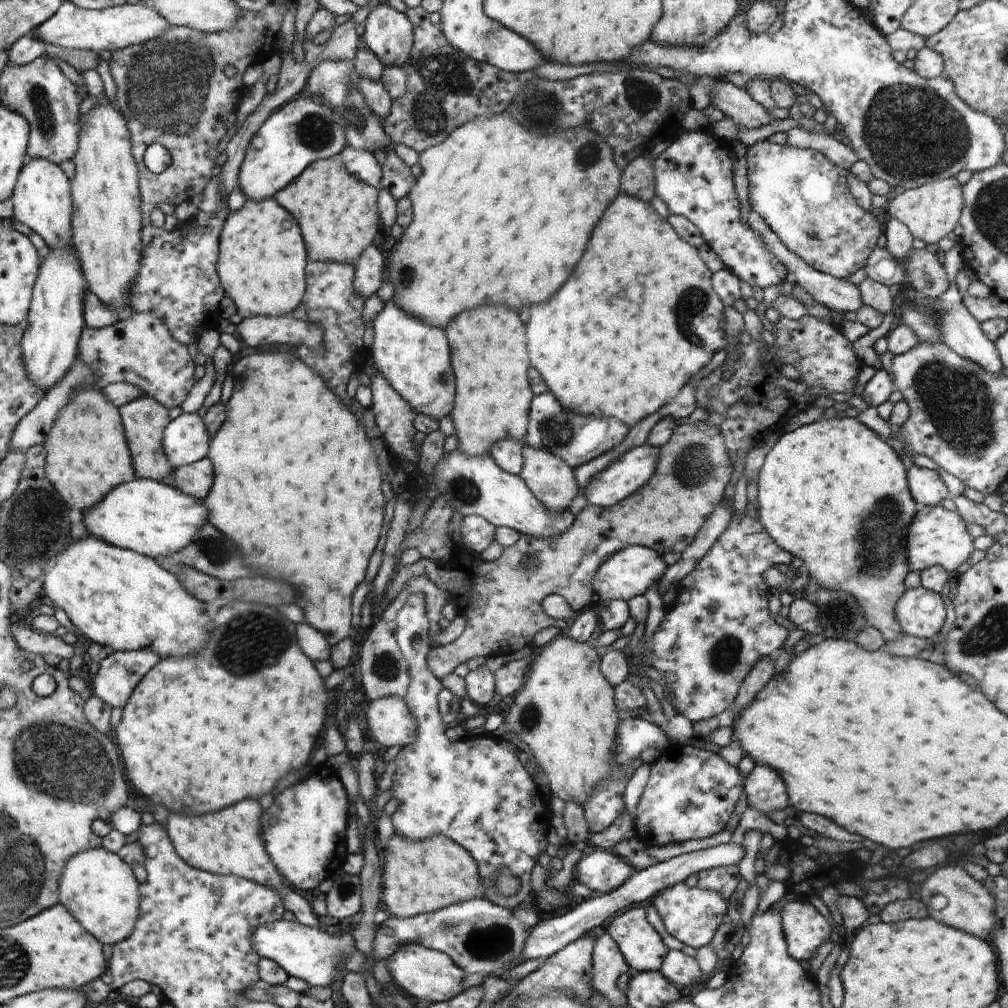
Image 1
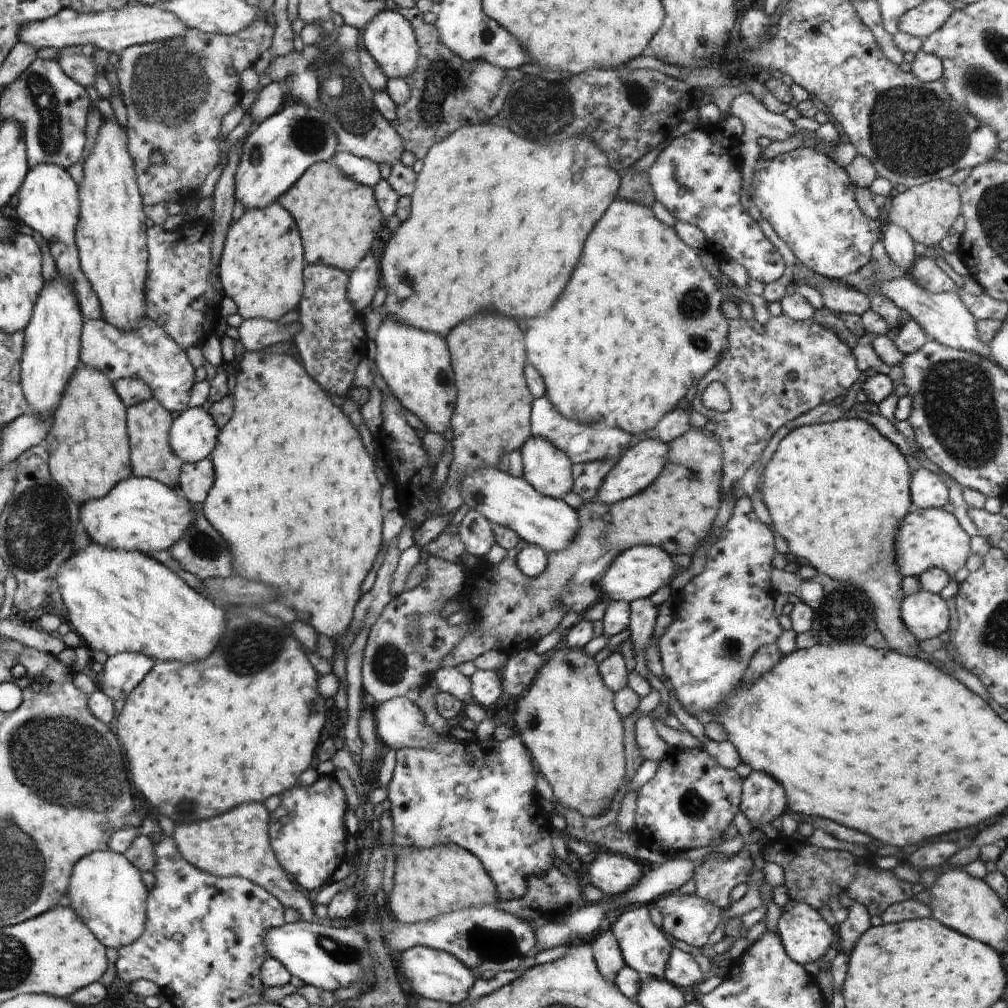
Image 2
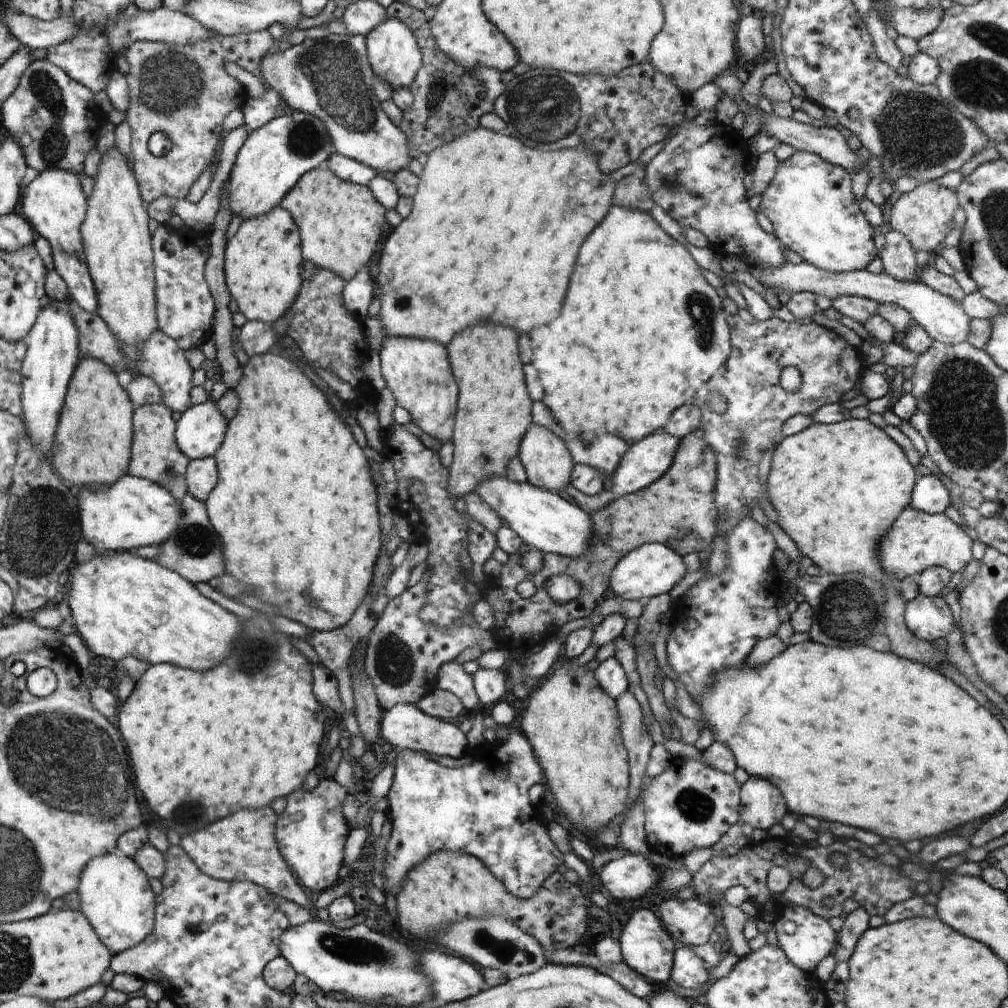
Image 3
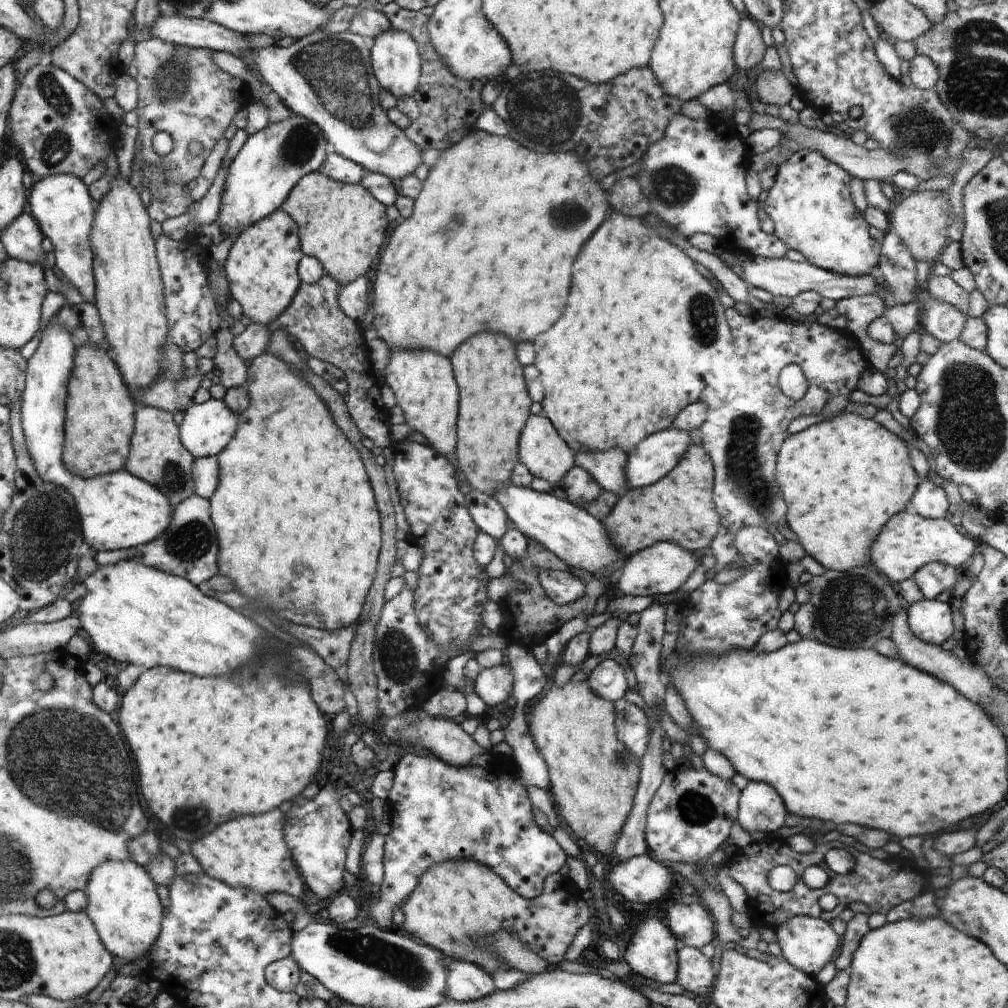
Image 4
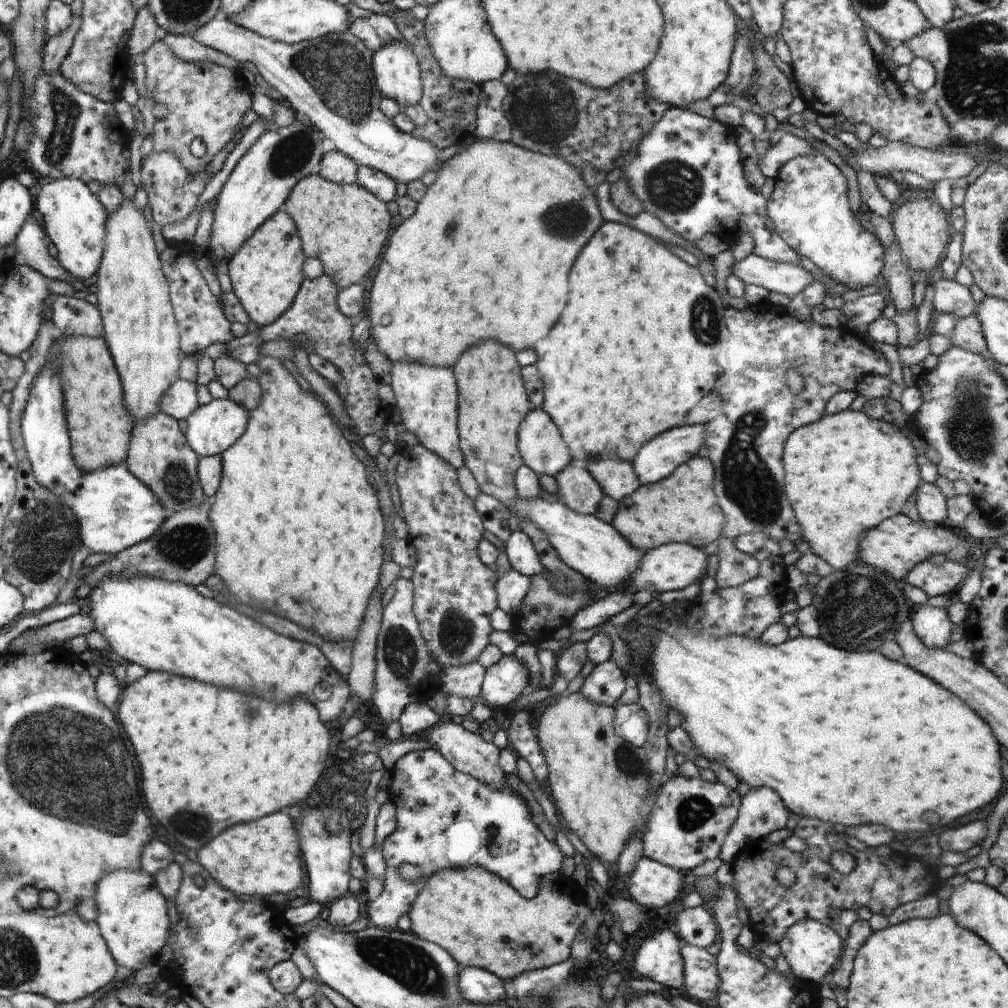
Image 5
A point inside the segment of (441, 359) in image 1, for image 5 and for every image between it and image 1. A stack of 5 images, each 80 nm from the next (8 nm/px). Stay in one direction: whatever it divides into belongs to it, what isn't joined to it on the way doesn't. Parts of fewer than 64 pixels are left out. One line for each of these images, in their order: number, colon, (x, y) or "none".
2: (416, 365)
3: (417, 371)
4: (423, 383)
5: (427, 397)

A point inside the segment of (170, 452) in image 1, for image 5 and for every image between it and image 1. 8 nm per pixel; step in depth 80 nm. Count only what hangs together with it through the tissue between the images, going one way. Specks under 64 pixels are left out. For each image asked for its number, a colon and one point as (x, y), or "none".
2: (194, 435)
3: (201, 431)
4: (206, 428)
5: (217, 426)

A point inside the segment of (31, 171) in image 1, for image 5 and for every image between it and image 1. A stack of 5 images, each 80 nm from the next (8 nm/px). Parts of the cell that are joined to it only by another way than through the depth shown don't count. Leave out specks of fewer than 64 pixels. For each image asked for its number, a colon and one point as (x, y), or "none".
2: (49, 201)
3: (54, 203)
4: (62, 206)
5: (73, 219)

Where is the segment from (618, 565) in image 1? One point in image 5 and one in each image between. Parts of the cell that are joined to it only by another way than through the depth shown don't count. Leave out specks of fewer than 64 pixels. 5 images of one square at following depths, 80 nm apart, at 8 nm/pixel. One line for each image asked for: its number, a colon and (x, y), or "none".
2: (638, 572)
3: (652, 569)
4: (660, 569)
5: (673, 566)

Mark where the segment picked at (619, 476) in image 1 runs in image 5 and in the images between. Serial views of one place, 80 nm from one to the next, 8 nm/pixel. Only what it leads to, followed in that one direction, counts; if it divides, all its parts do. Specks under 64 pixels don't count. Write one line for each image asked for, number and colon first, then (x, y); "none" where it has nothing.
2: (640, 465)
3: (644, 462)
4: (659, 453)
5: (657, 459)

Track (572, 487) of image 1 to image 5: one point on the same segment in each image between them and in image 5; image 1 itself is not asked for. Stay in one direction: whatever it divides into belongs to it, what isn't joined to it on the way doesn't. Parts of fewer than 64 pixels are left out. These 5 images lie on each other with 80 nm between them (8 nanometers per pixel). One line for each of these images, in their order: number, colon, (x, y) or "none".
2: (546, 468)
3: (546, 459)
4: (541, 449)
5: (541, 447)

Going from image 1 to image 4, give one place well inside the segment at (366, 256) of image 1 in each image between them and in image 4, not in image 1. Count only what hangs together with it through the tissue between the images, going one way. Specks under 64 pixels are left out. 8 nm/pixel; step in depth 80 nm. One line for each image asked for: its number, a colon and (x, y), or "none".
2: (363, 283)
3: (357, 294)
4: (353, 299)

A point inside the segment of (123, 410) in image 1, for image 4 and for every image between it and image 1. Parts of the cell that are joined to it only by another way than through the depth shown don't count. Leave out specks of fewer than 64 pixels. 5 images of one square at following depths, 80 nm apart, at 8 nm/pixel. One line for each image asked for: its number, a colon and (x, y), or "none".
2: (149, 423)
3: (156, 456)
4: (157, 455)

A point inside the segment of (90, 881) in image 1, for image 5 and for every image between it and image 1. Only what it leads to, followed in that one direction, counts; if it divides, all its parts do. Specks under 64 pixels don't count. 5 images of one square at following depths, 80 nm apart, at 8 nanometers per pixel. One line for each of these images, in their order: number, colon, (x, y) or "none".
2: (107, 892)
3: (115, 895)
4: (122, 901)
5: (132, 915)

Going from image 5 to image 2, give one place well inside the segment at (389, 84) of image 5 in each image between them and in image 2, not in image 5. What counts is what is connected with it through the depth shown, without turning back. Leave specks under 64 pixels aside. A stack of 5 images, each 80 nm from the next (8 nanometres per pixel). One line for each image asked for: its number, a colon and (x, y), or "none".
2: (389, 38)
3: (394, 52)
4: (395, 57)

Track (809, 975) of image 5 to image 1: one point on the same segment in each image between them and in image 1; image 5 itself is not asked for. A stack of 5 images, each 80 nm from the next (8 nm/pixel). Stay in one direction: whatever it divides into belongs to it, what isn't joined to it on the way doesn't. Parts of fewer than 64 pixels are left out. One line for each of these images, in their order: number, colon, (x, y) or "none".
1: (805, 929)
2: (805, 935)
3: (805, 938)
4: (807, 943)

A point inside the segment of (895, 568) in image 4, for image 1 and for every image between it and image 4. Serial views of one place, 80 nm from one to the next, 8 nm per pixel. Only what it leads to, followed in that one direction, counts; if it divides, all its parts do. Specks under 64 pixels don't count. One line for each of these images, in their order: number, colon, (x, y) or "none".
1: (936, 537)
2: (925, 538)
3: (917, 540)

